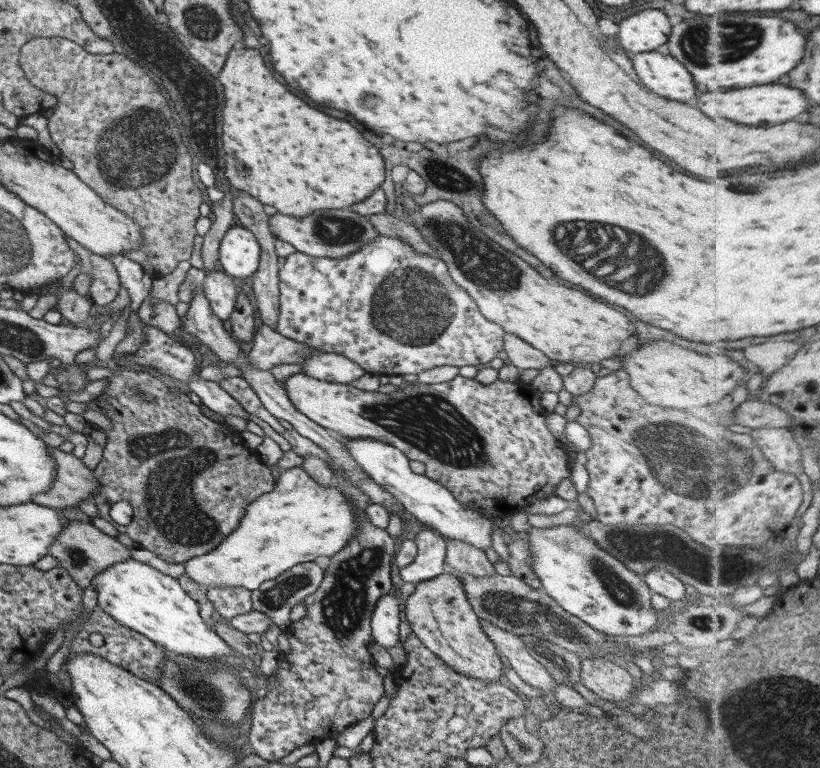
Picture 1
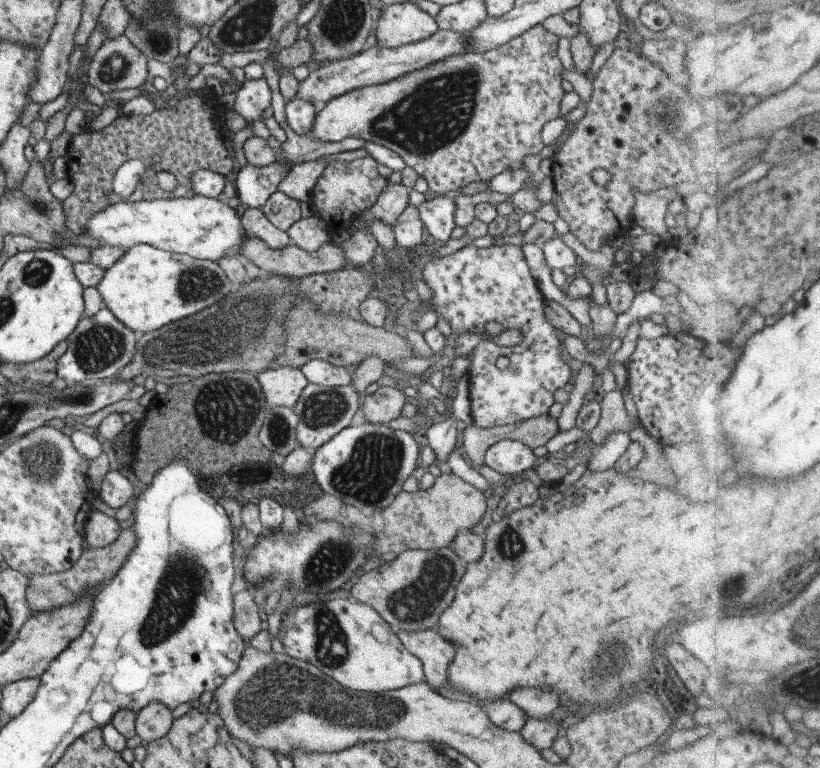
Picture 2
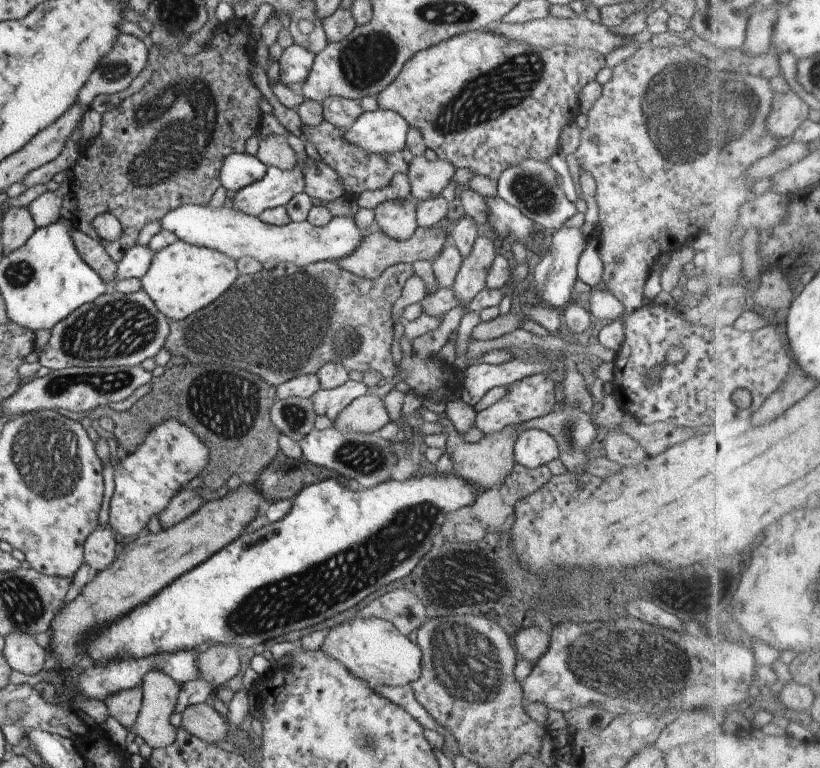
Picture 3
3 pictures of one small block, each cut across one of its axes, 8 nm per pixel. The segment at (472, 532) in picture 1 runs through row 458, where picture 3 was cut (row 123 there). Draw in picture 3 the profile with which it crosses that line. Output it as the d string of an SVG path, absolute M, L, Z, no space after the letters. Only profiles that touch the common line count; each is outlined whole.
M378 109L360 114L352 126L343 130L342 138L352 150L382 156L404 150L408 132L408 122L398 112Z

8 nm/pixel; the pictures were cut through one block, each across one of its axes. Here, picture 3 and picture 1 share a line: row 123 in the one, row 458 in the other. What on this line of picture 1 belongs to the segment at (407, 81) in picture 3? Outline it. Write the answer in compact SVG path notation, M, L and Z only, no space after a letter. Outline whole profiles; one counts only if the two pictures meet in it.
M304 373L293 374L281 384L284 386L284 389L286 389L288 397L290 397L290 401L294 403L296 409L302 414L308 415L310 420L328 430L338 433L345 439L374 438L374 440L386 442L386 444L390 444L390 446L402 450L402 453L409 461L418 460L422 462L425 465L425 476L434 482L438 482L438 484L444 486L447 490L450 490L450 493L456 498L456 501L460 502L463 507L466 509L474 509L490 518L497 517L504 519L506 514L512 516L514 513L525 511L531 504L534 504L536 500L550 499L550 497L557 496L556 488L560 485L560 482L570 479L571 476L572 461L569 456L567 456L567 448L558 441L548 429L548 424L546 424L546 412L544 408L540 406L541 393L531 384L519 379L515 381L503 381L498 378L490 384L482 384L475 379L464 378L458 375L448 382L438 384L417 383L415 385L408 385L405 388L398 388L397 391L388 394L380 393L379 391L366 392L365 390L356 388L354 385L340 384L340 382L324 382L316 380L316 378L312 378Z

